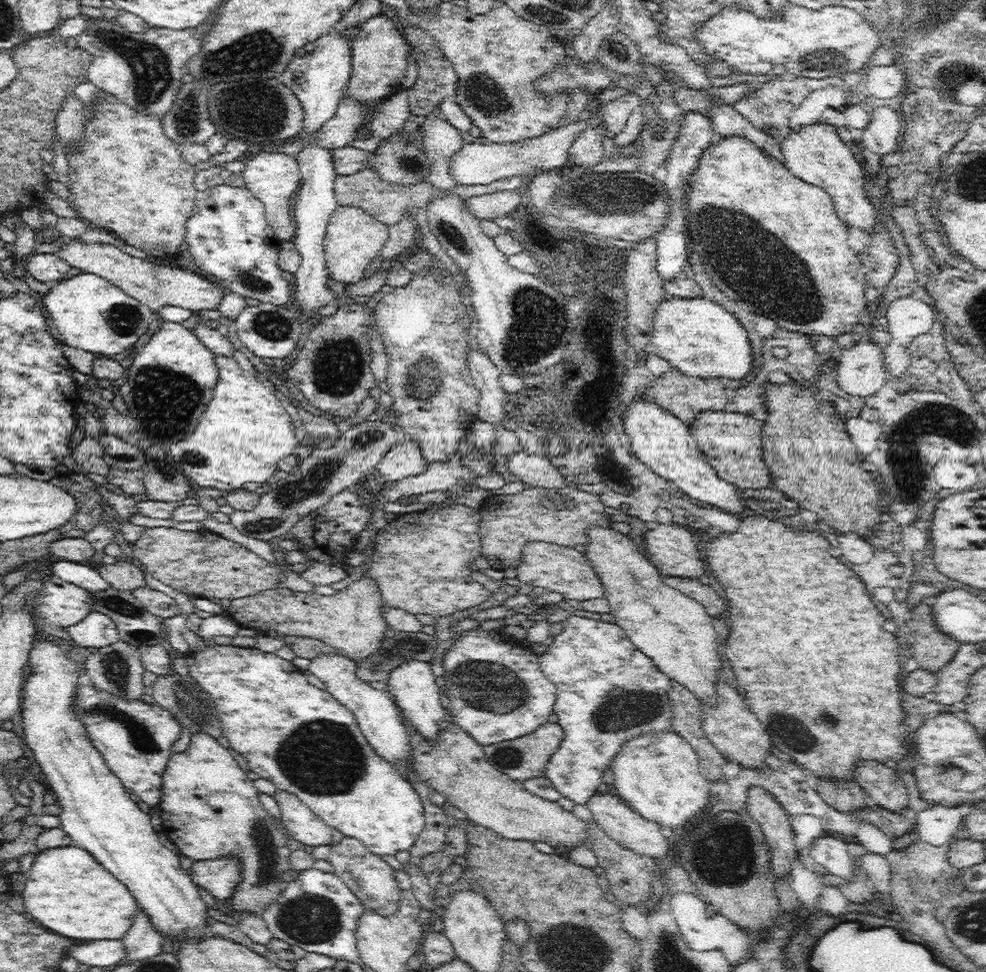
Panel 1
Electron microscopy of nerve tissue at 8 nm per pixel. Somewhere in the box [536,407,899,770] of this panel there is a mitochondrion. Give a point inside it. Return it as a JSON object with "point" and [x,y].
{"point":[621,712]}

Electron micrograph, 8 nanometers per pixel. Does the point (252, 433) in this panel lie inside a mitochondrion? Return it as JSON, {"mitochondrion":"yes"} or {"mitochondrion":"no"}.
{"mitochondrion":"no"}

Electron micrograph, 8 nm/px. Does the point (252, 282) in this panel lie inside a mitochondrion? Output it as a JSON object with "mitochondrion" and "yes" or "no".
{"mitochondrion":"yes"}

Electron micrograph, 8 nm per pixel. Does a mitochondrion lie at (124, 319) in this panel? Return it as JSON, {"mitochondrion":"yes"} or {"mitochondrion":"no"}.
{"mitochondrion":"yes"}

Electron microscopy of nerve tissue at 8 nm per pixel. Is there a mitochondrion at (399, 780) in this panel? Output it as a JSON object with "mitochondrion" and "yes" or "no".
{"mitochondrion":"no"}

